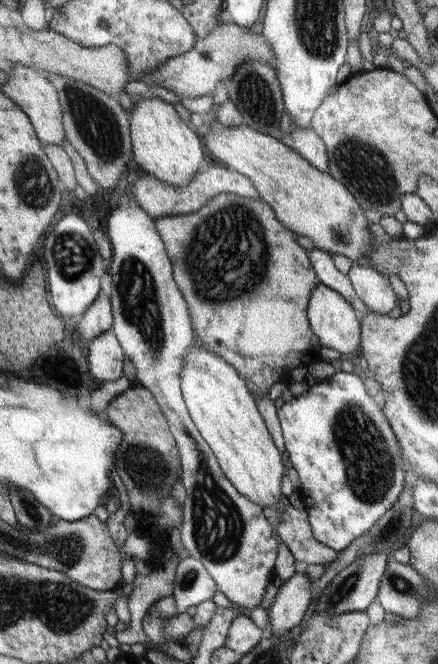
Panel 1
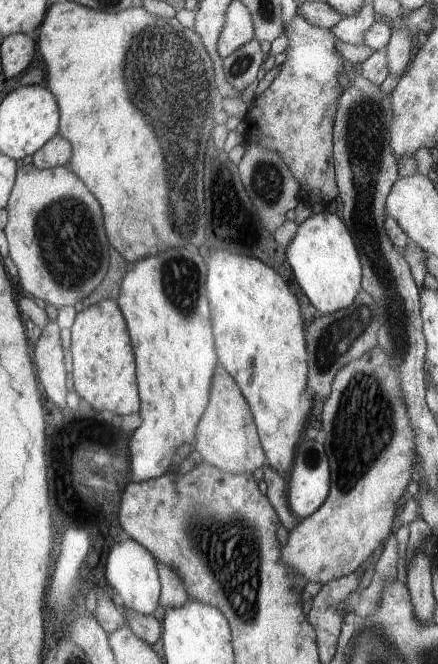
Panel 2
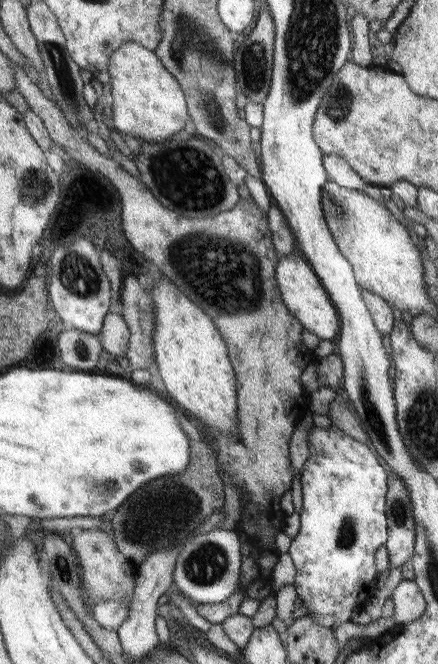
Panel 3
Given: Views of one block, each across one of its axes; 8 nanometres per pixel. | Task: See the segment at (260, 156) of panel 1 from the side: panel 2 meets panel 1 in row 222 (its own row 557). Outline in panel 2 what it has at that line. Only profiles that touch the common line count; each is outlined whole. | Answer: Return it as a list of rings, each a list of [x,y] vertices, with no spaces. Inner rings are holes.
[[[371,348],[369,352],[361,354],[361,356],[355,358],[353,362],[345,364],[345,366],[335,374],[335,378],[333,378],[333,382],[331,382],[331,392],[329,392],[327,400],[323,402],[321,422],[323,422],[321,428],[323,428],[323,434],[325,434],[325,436],[323,436],[323,438],[325,438],[323,446],[325,446],[325,455],[327,456],[329,466],[329,492],[327,492],[323,504],[321,504],[313,514],[309,514],[306,518],[303,518],[299,524],[295,524],[295,526],[288,531],[287,542],[279,546],[279,560],[281,560],[293,574],[297,574],[303,583],[317,582],[323,585],[333,579],[342,578],[354,572],[356,568],[372,554],[375,548],[386,542],[385,539],[390,536],[389,529],[392,528],[391,523],[395,516],[395,508],[405,499],[405,497],[402,496],[405,495],[403,491],[407,487],[407,484],[409,484],[410,475],[416,469],[417,457],[415,456],[415,446],[413,446],[413,436],[415,436],[415,434],[413,434],[413,428],[411,428],[409,418],[407,418],[407,414],[405,414],[405,402],[403,402],[401,390],[399,390],[399,374],[397,374],[397,370],[395,370],[391,358],[387,358],[387,354],[385,354],[381,348]]]

